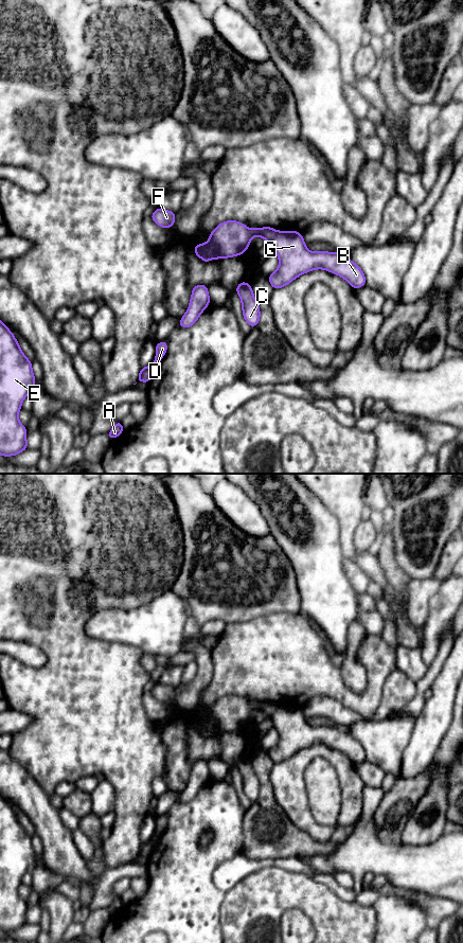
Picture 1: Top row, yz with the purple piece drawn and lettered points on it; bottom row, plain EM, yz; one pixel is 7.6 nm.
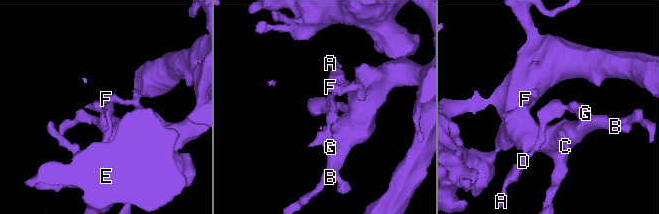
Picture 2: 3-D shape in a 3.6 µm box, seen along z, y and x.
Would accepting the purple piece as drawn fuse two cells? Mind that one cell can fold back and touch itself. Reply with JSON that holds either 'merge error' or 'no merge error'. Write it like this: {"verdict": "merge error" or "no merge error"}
{"verdict": "no merge error"}

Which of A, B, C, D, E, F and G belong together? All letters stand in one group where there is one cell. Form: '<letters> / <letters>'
A B C D E F G

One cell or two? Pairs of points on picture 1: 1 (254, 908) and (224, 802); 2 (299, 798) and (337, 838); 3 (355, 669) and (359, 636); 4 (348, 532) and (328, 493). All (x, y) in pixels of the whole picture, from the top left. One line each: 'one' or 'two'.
1: two
2: two
3: one
4: one

